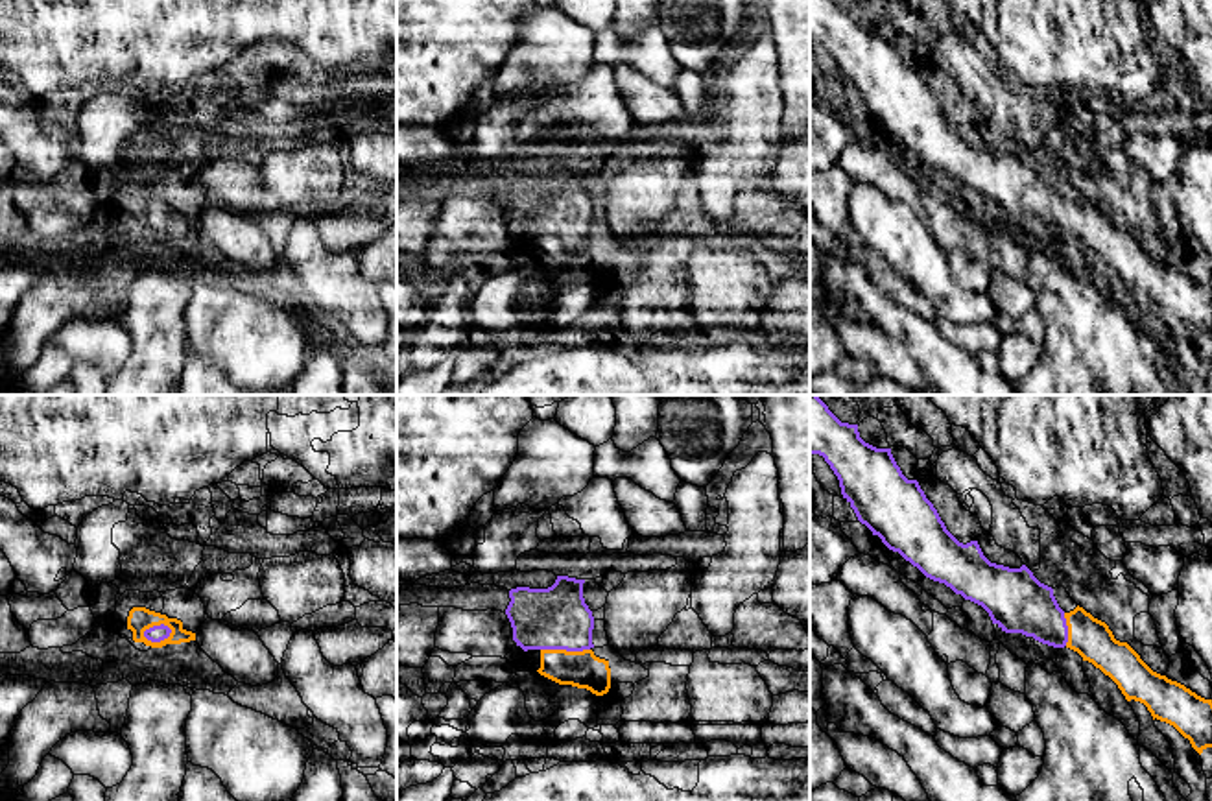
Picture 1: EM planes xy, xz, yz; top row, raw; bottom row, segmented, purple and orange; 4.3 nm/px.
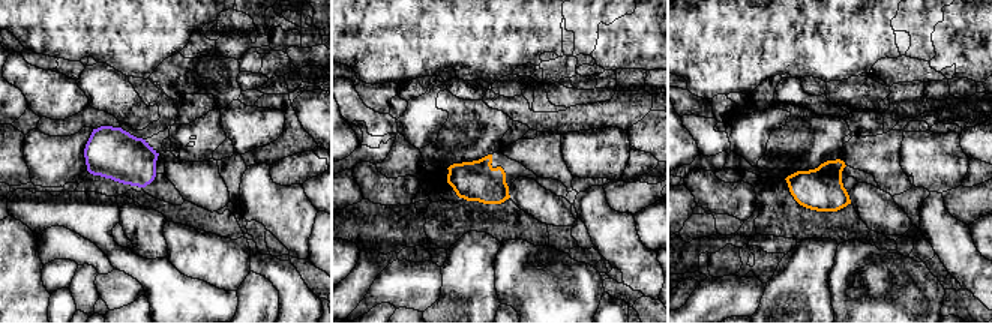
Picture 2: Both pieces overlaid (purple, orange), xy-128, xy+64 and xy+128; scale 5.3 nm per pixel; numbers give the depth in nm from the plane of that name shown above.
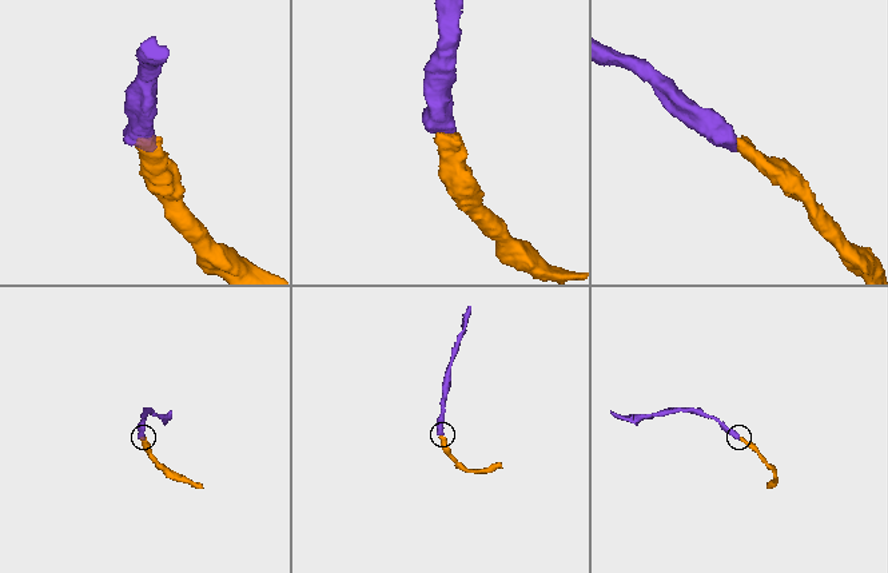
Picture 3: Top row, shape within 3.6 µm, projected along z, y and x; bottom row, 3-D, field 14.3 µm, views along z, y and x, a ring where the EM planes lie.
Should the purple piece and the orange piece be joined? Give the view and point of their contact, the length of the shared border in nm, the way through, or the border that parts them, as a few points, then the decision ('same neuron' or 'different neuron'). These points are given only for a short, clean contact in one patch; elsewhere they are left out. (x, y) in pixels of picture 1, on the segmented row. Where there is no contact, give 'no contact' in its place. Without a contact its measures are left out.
meets purple in xy at (155, 626); contact 140 nm long; runs through xy (155, 633), (155, 626), (141, 619); same neuron

